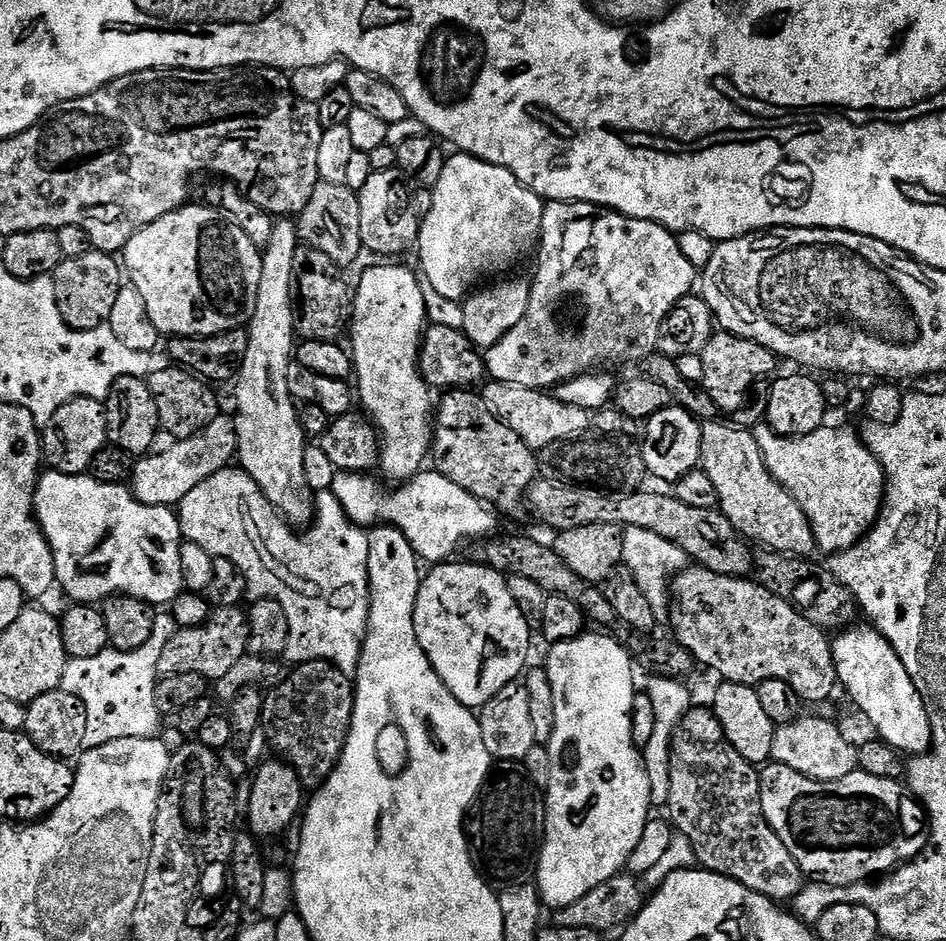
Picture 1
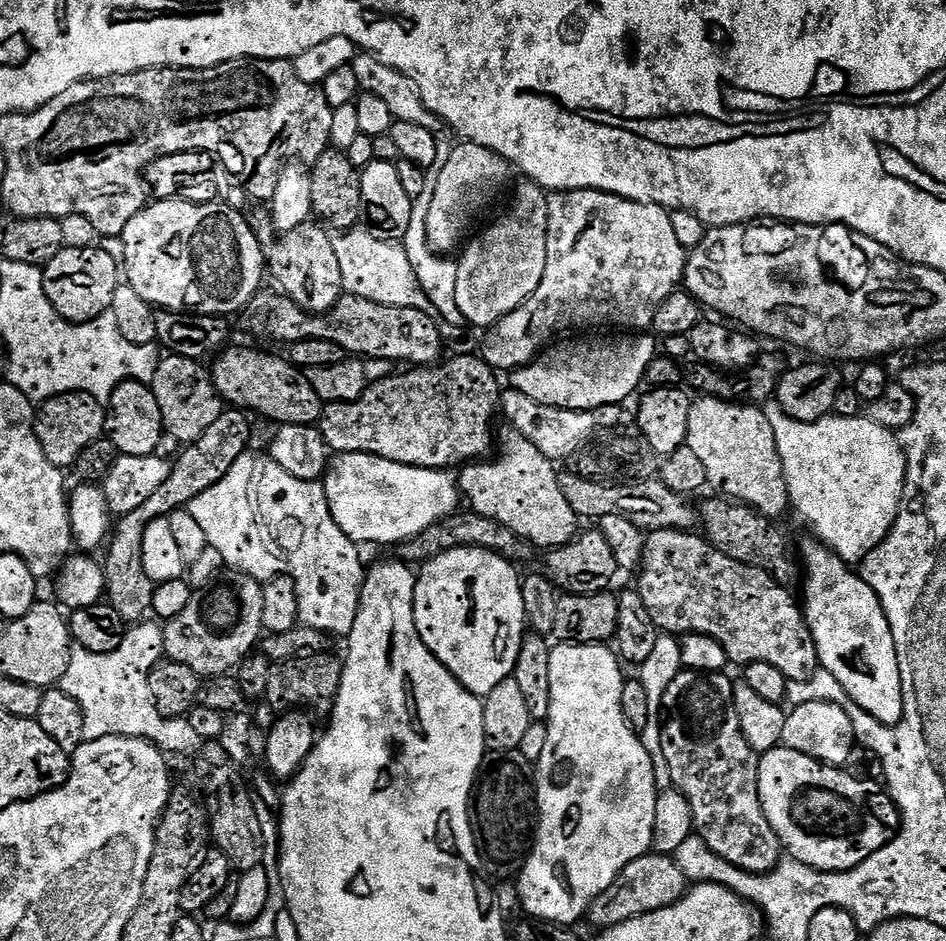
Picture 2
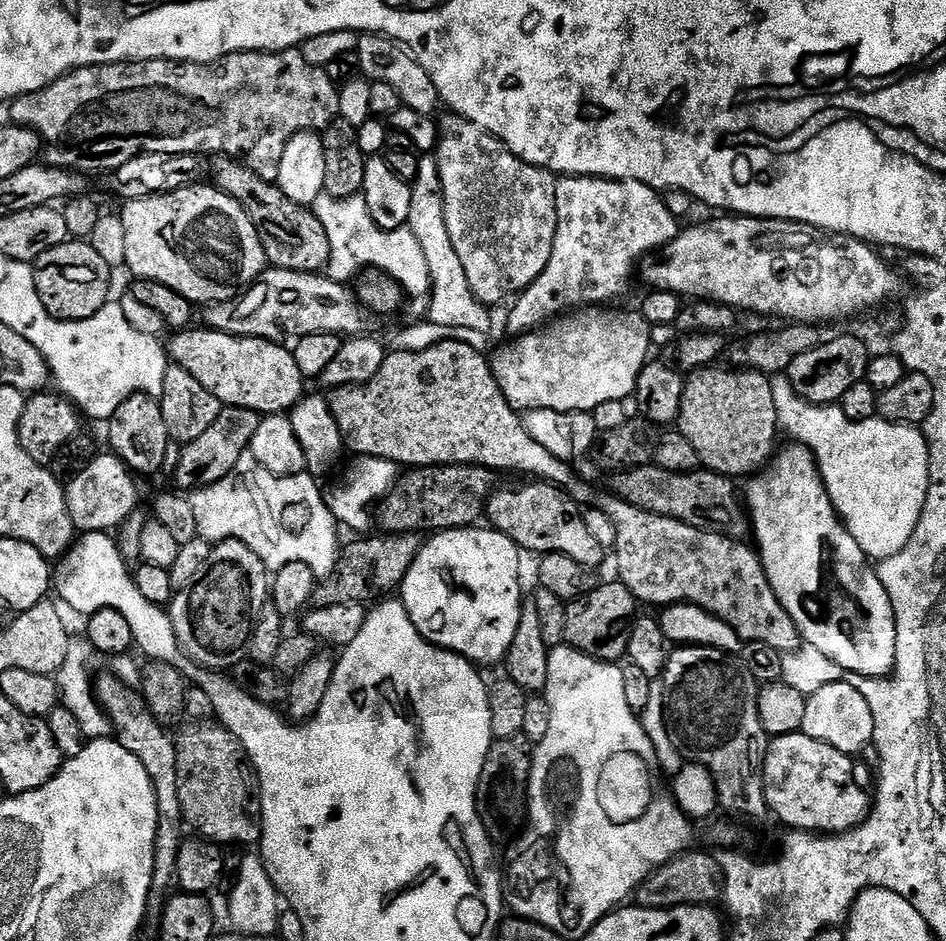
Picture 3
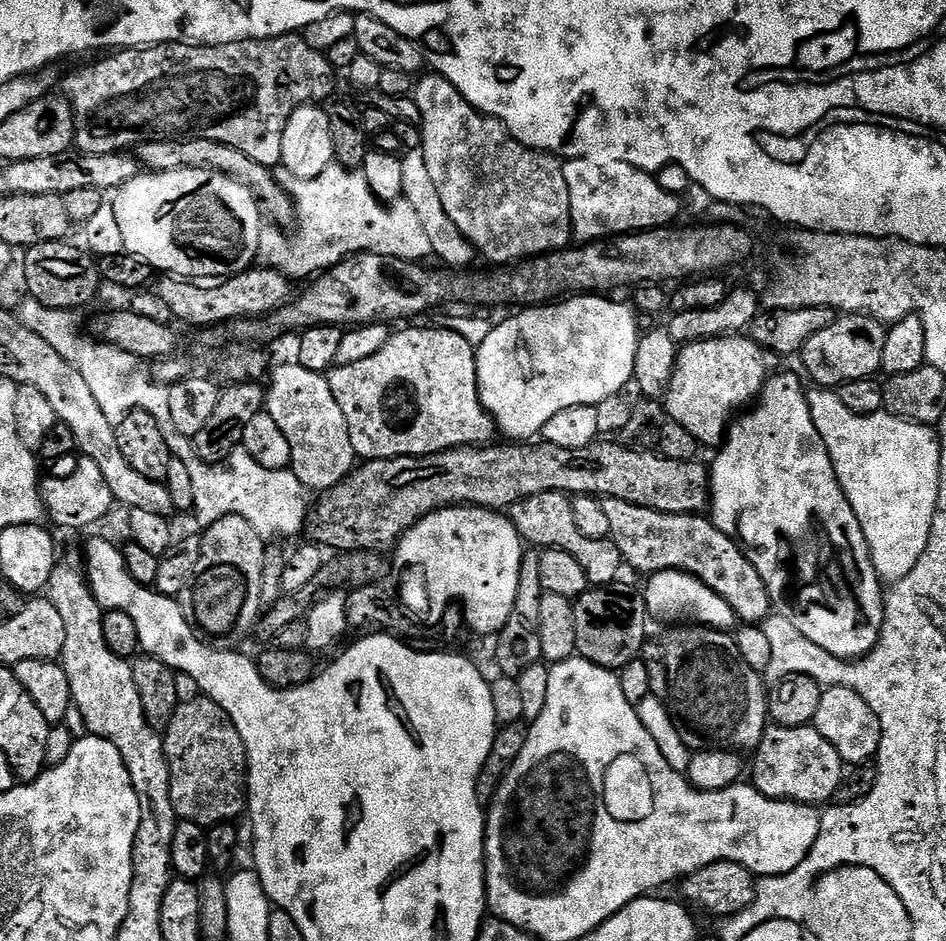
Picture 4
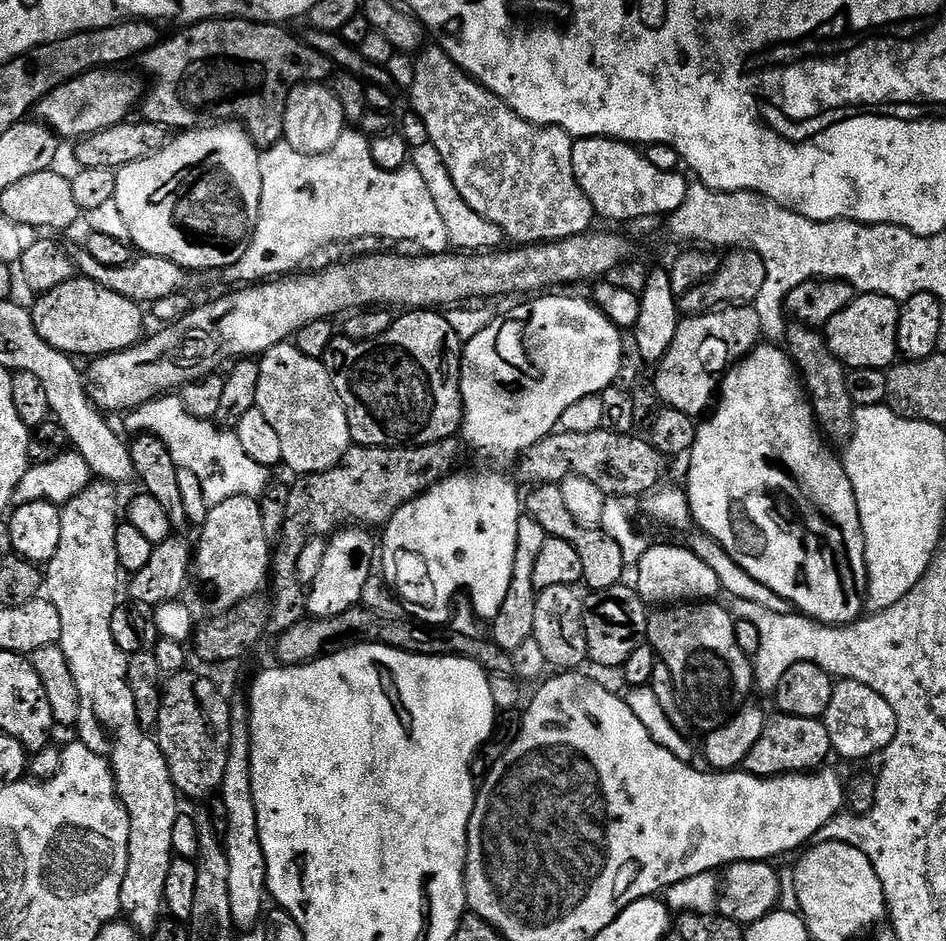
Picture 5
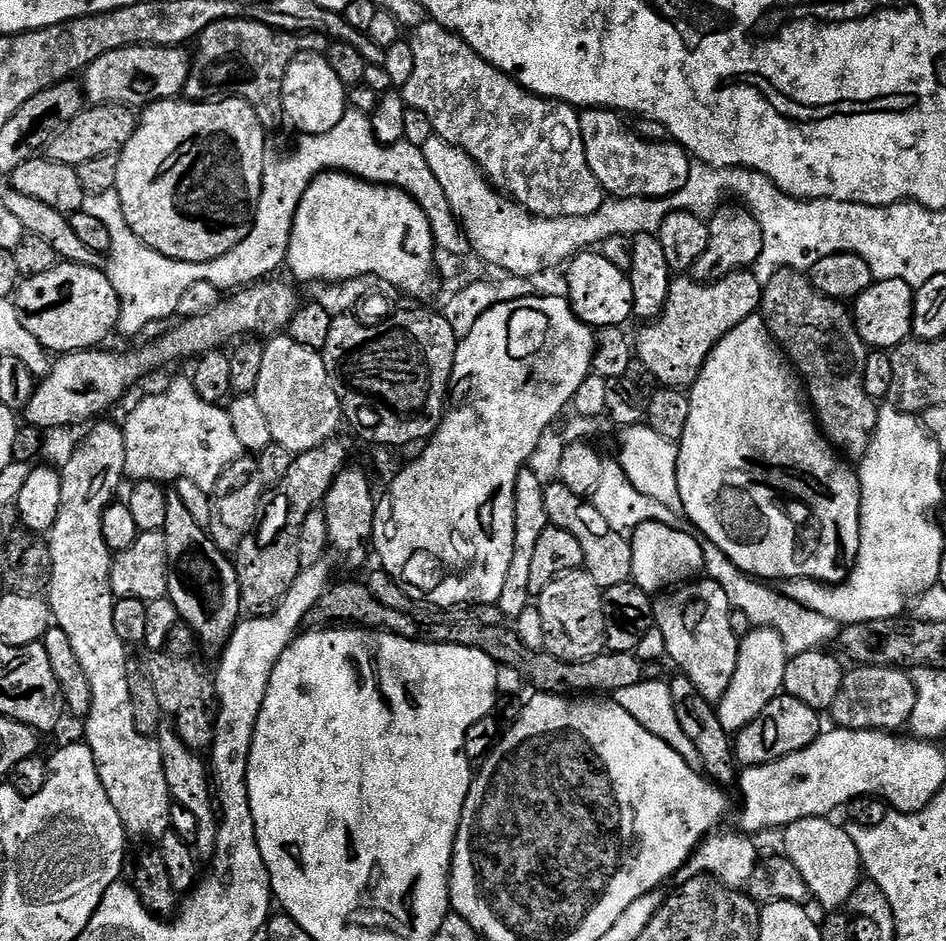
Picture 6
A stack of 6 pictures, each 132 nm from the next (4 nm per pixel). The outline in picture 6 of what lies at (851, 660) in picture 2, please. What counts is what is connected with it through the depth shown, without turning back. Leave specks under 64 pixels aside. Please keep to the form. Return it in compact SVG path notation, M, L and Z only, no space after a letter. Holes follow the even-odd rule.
M757 314L746 318L741 324L734 326L730 334L726 334L718 341L704 363L700 377L692 383L688 401L690 402L690 419L686 421L686 434L682 434L682 438L678 441L680 453L676 469L678 470L680 508L688 515L689 522L693 524L691 527L707 543L718 546L718 550L722 550L722 554L726 554L726 558L730 558L734 566L738 566L749 576L759 578L761 581L816 580L819 584L829 586L844 583L856 564L860 545L860 478L853 469L851 472L847 468L849 465L824 439L824 433L820 431L820 425L816 423L812 405L806 395L805 385L788 357L784 355L780 345L772 339L767 326L764 325L763 316Z

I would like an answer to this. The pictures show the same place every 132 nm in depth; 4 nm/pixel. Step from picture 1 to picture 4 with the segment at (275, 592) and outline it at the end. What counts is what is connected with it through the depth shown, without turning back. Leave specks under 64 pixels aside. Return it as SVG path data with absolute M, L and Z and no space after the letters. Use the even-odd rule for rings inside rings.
M240 446L240 456L236 456L236 492L194 492L194 517L200 526L207 526L227 516L241 516L265 538L296 536L303 528L305 531L310 520L308 497L308 489L288 468L266 470Z

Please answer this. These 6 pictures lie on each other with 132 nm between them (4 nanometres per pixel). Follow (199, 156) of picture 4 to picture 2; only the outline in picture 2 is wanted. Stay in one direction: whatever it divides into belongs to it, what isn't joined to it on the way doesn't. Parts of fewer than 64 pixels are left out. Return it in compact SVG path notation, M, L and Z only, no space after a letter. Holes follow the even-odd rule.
M264 206L254 208L248 216L248 224L266 253L267 263L271 265L271 279L273 276L281 284L279 287L283 295L290 297L303 312L323 314L330 311L340 301L341 296L345 295L345 291L342 266L338 266L336 242L330 235L329 229L319 223L309 222L283 233L281 239L272 224L271 211ZM279 239L284 241L280 244ZM272 264L276 265L272 268Z

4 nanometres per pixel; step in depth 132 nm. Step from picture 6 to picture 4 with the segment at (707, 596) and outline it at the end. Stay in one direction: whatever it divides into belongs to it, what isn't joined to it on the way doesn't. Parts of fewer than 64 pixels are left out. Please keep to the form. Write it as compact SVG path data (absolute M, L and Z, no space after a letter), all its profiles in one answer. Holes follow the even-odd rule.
M676 626L662 637L664 645L664 665L668 671L668 694L667 699L670 701L670 711L672 719L675 720L677 728L682 734L682 742L686 742L686 746L693 750L741 750L740 748L748 748L754 750L760 744L760 739L764 737L764 729L769 727L770 717L768 714L768 698L769 693L764 692L765 677L759 672L750 670L750 666L746 666L746 662L742 662L742 654L738 654L738 646L736 645L735 635L729 634L727 631L718 628L705 628L703 626Z

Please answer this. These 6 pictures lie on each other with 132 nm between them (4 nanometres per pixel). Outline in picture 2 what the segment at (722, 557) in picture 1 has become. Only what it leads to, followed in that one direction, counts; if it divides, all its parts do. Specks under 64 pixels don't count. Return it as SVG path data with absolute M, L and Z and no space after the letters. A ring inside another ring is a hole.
M564 470L560 472L562 494L566 494L566 502L576 511L577 517L584 516L592 522L606 518L606 514L618 514L622 518L630 518L630 522L644 529L645 533L658 530L678 530L687 532L698 524L698 512L691 508L685 497L678 495L670 486L666 486L658 478L650 480L633 480L631 482L601 482L587 480L576 472Z

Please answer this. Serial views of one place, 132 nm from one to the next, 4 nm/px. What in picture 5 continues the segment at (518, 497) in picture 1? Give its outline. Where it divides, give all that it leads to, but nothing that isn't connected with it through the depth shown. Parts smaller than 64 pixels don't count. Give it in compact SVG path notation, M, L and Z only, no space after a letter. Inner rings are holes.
M537 484L531 489L532 492L526 496L526 514L530 518L534 518L534 522L538 522L538 526L542 526L542 530L546 530L549 536L557 536L566 542L570 542L570 546L574 546L574 550L578 550L578 558L582 558L582 574L584 575L583 583L589 584L588 588L593 592L606 590L607 587L613 587L621 583L624 577L624 552L625 545L614 542L614 538L610 538L605 532L599 528L583 528L578 521L570 518L570 510L566 510L565 493L562 491L560 484Z

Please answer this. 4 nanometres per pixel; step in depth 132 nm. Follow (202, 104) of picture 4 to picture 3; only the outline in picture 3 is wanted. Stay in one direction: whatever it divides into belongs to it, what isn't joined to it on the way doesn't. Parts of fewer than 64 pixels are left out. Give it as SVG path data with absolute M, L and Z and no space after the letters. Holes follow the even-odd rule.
M286 48L283 52L235 52L232 56L224 56L220 60L213 60L211 64L187 64L185 60L130 60L119 64L92 64L89 68L75 68L62 78L58 78L53 84L48 84L42 90L22 94L11 101L7 119L13 124L19 124L21 128L31 128L40 135L40 143L43 145L42 156L49 165L67 168L71 172L91 174L90 172L106 172L112 174L122 167L130 158L140 156L143 152L161 152L162 154L219 154L231 156L233 160L240 161L258 178L271 180L278 178L282 166L282 154L290 142L300 132L319 133L328 127L340 114L340 89L330 79L327 71L316 68L310 62L306 62L303 51L296 48Z

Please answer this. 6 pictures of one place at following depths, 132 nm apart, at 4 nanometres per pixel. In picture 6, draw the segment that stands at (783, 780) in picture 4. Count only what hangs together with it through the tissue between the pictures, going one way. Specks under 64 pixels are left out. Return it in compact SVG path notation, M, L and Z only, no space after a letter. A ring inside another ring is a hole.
M781 694L734 736L734 759L737 765L744 768L756 768L760 764L778 762L806 746L810 746L820 735L822 725L820 725L821 713L815 708L806 706L806 702L798 702L798 698Z

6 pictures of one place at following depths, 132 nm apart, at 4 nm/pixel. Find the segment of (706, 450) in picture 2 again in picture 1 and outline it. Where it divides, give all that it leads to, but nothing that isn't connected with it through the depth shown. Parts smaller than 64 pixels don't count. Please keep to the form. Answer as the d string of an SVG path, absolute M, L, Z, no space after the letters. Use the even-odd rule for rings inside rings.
M705 423L702 427L702 450L700 451L700 468L714 482L714 490L718 490L720 499L718 508L726 519L736 527L736 531L749 541L757 540L760 546L774 552L783 552L786 556L811 557L817 551L816 539L812 533L810 522L798 506L798 502L772 477L766 462L762 458L762 450L758 446L755 435L749 429L732 424Z

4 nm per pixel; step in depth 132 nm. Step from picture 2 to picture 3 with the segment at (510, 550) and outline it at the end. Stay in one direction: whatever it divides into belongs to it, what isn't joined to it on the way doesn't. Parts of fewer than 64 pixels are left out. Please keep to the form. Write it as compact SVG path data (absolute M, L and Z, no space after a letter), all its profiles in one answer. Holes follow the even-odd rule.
M384 532L380 536L365 535L353 544L345 543L336 557L336 568L323 582L317 583L314 604L317 608L354 602L364 604L379 601L395 593L403 584L414 558L420 553L421 537L414 532Z

